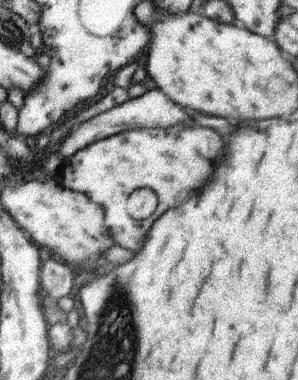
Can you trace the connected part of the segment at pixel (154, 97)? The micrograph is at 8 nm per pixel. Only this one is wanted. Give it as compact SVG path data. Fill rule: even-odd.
M152 85L151 90L147 91L140 97L130 98L121 105L117 105L108 111L99 113L97 116L84 121L78 125L77 128L71 130L70 134L61 144L57 153L62 157L64 162L67 162L79 150L113 134L125 132L125 130L142 129L142 128L169 128L169 126L193 126L193 116L187 114L185 108L181 108L179 104L175 104L171 97L167 95L156 86Z

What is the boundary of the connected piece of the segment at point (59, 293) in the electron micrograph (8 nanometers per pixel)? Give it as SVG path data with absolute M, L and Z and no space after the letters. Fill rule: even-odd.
M51 256L50 259L42 263L41 275L42 290L49 297L61 300L63 296L69 296L75 288L73 270L57 256Z

